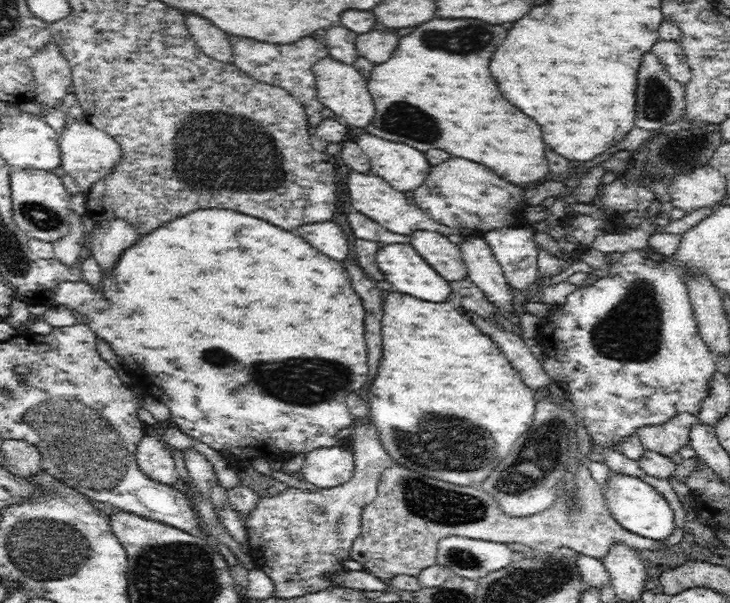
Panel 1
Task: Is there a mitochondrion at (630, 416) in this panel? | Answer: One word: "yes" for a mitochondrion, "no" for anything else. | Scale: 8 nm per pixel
no

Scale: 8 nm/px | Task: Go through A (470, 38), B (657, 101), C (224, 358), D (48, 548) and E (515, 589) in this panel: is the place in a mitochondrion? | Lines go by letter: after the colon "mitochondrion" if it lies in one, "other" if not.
A: mitochondrion
B: mitochondrion
C: mitochondrion
D: mitochondrion
E: mitochondrion

